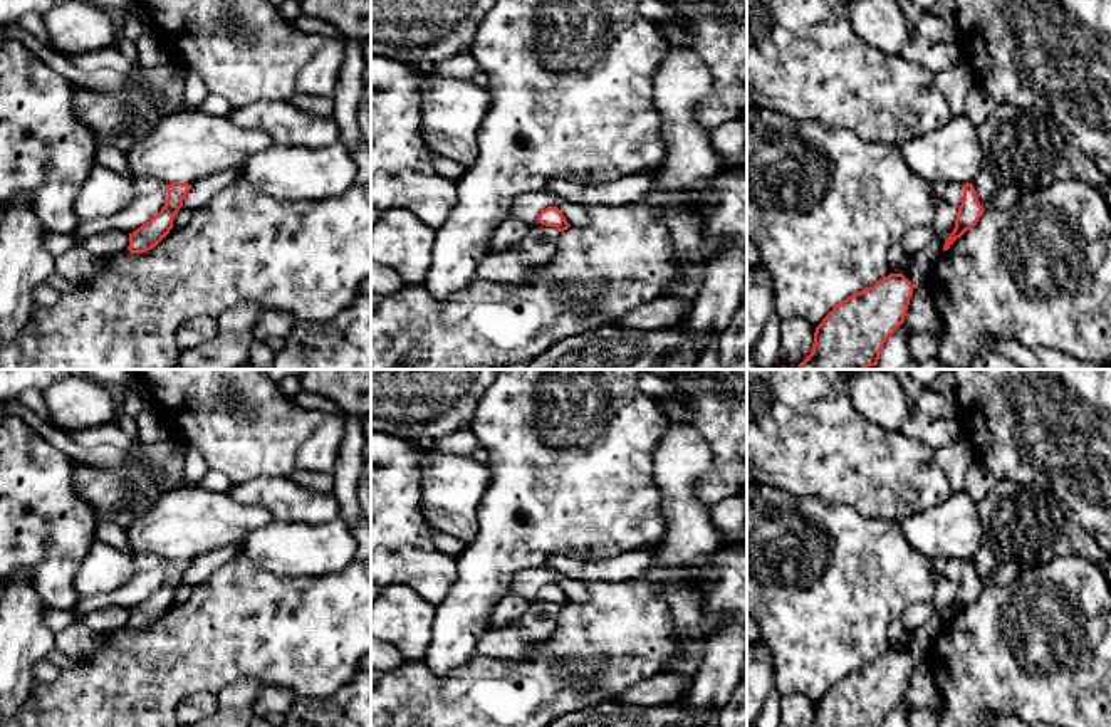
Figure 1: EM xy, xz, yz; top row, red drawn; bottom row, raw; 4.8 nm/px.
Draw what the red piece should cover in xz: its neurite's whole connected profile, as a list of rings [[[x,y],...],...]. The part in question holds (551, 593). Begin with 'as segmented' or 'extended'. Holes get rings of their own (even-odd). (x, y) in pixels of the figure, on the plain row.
as segmented; [[[547,583],[545,586],[542,586],[537,593],[537,599],[554,603],[559,608],[564,608],[571,603],[557,583]]]

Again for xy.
as segmented; [[[171,559],[166,561],[168,574],[159,589],[156,589],[149,598],[141,601],[138,606],[129,609],[131,630],[143,630],[154,625],[173,604],[175,591],[183,583],[183,576],[191,566],[188,559]]]

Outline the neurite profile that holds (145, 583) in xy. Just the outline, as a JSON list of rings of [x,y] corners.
[[[158,561],[153,567],[138,571],[133,579],[107,594],[81,596],[74,613],[81,618],[86,613],[119,606],[133,609],[161,588],[168,574],[166,561]]]

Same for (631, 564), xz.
[[[658,542],[648,547],[639,547],[638,551],[623,552],[613,559],[584,562],[582,581],[619,584],[636,579],[653,564],[656,546]]]

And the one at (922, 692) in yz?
[[[926,662],[913,668],[905,692],[905,700],[910,709],[931,710],[940,720],[945,712],[945,702],[936,688],[935,677]]]

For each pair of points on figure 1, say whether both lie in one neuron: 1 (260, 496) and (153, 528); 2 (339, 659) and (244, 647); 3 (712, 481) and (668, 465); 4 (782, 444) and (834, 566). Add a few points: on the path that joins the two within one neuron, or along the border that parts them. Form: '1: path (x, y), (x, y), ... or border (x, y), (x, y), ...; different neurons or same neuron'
1: border (227, 491), (247, 504), (262, 506), (274, 519); different neurons
2: path (316, 648), (267, 647); same neuron
3: border (704, 437), (714, 467), (697, 494), (710, 504); different neurons
4: border (769, 484), (796, 496), (816, 496), (844, 506); different neurons

